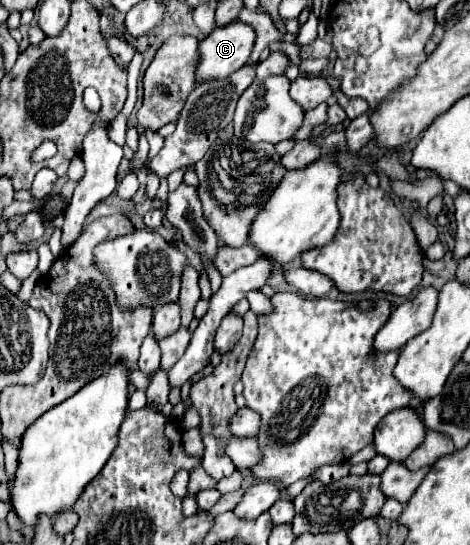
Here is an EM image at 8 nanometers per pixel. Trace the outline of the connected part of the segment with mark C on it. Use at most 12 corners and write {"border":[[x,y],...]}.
{"border":[[241,20],[201,44],[197,82],[225,78],[253,50],[255,28]]}

